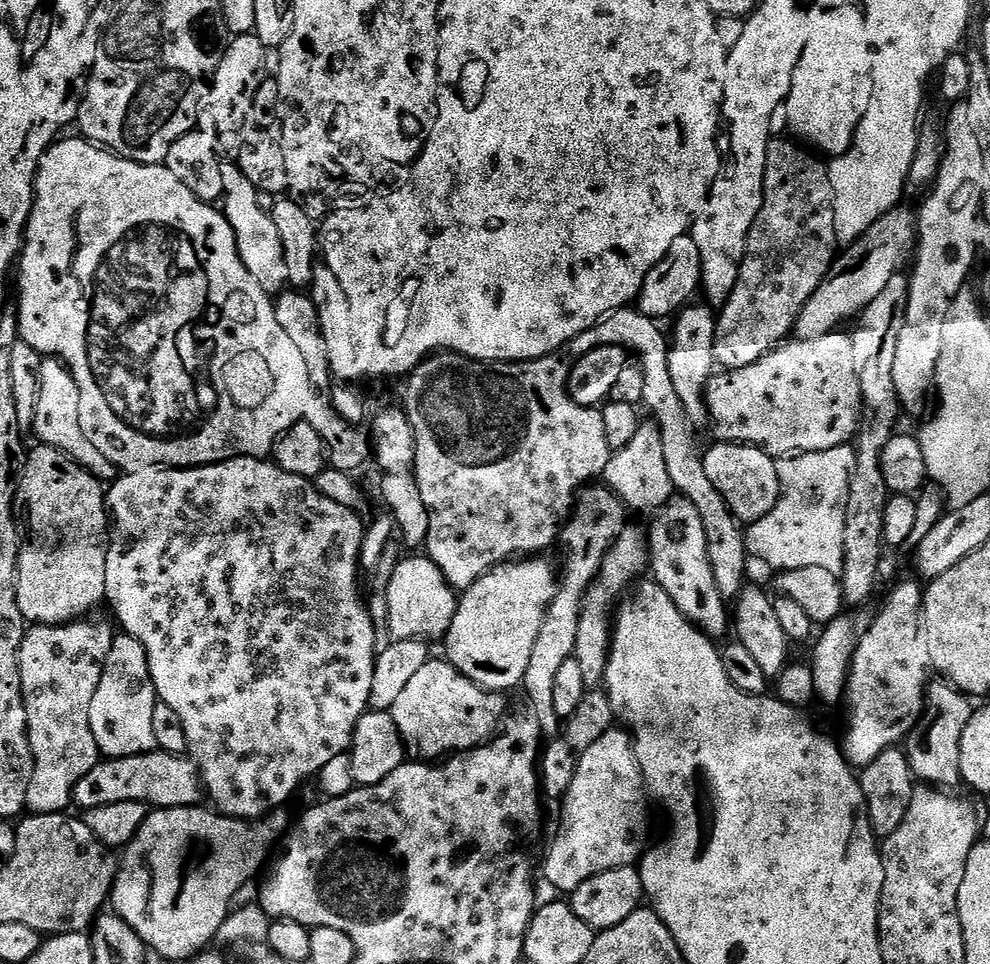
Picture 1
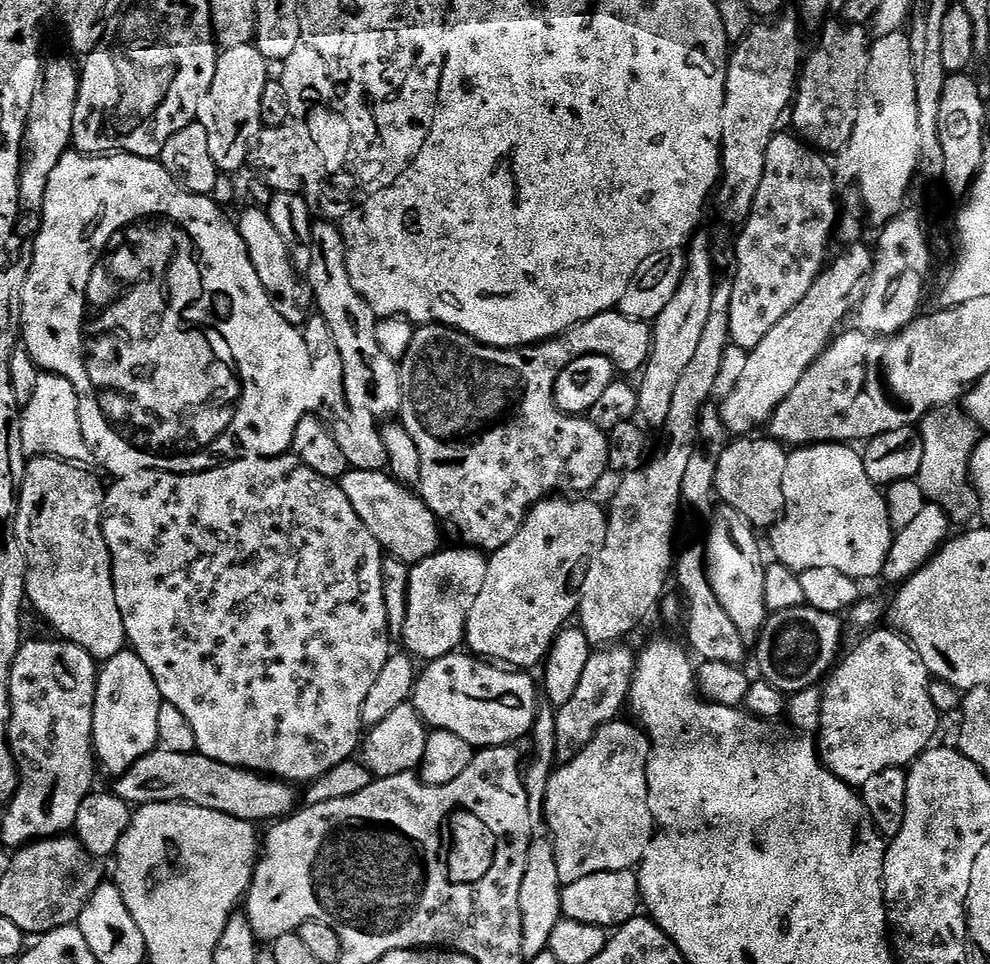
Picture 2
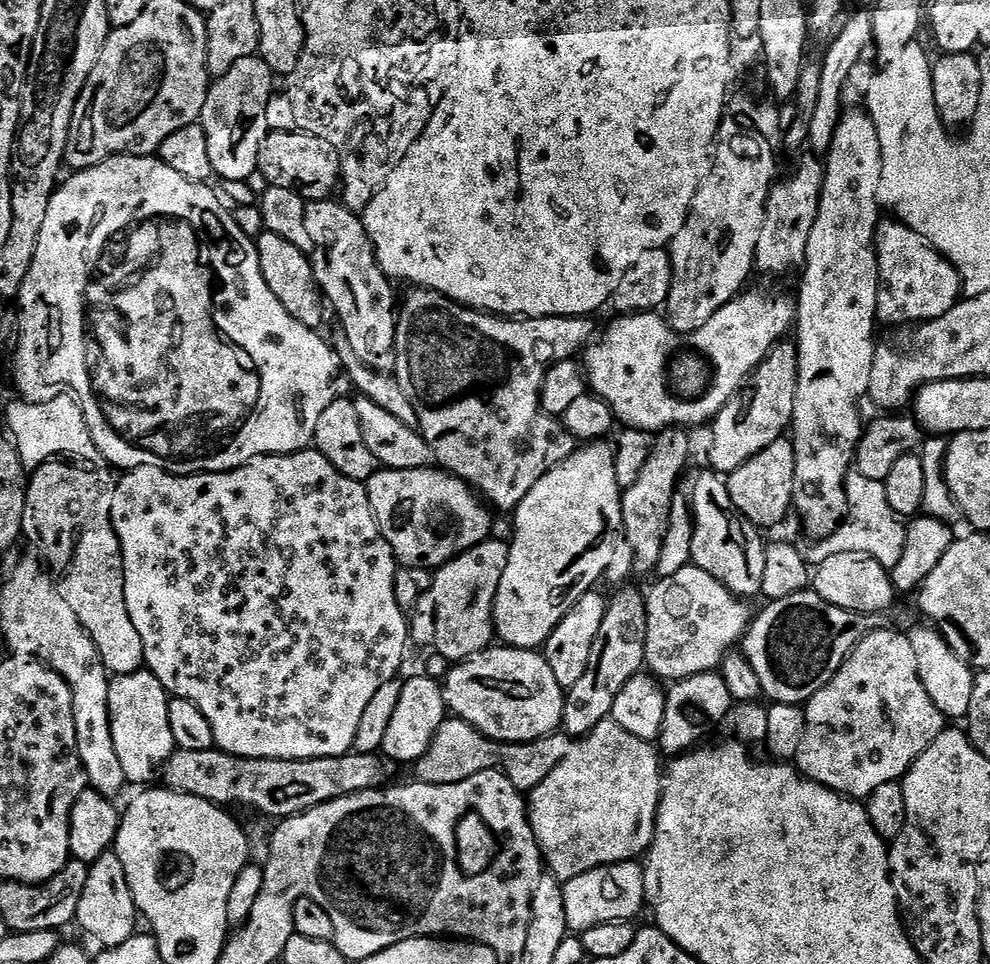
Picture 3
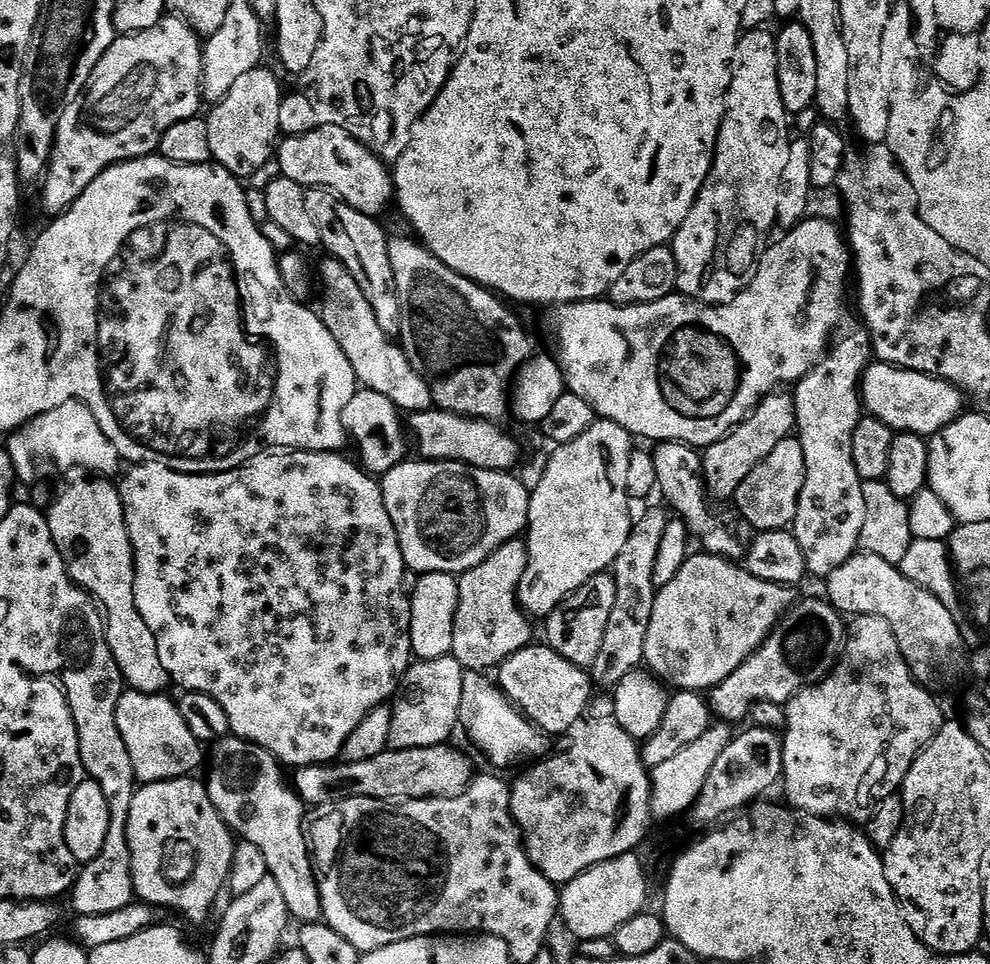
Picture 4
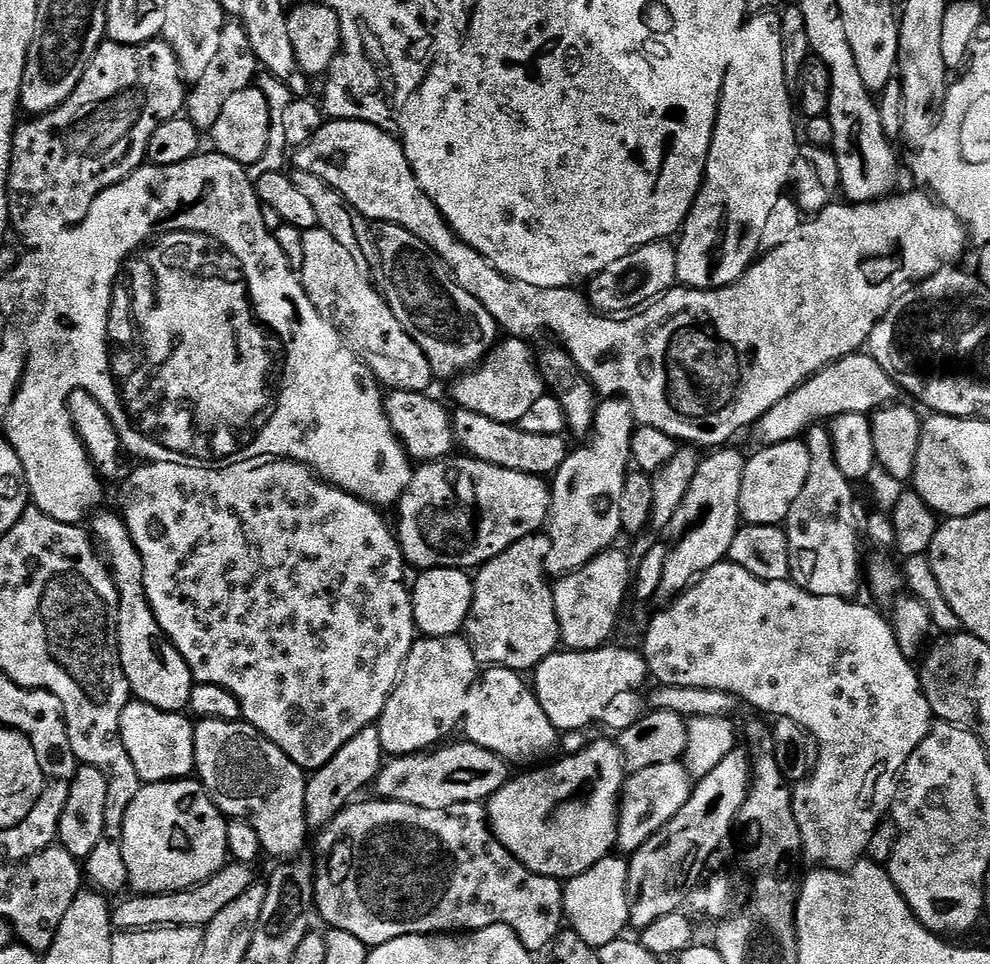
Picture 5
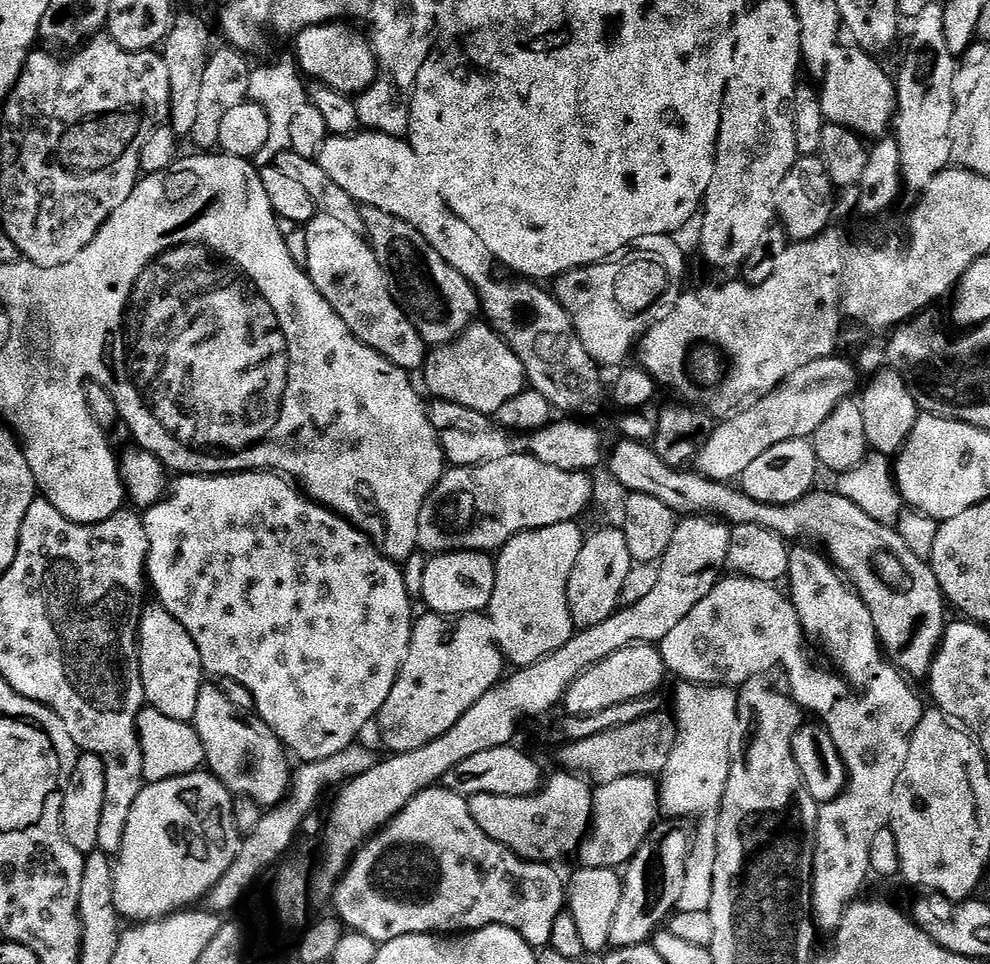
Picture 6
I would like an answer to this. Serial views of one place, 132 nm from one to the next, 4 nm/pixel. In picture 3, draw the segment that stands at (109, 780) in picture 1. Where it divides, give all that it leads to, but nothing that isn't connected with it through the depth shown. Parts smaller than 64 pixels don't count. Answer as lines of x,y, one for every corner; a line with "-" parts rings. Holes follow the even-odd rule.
177,750
163,766
162,784
171,792
189,792
191,796
208,800
212,804
221,806
241,804
244,808
257,808
268,816
283,818
296,816
300,812
308,812
326,802
355,792
371,792
379,789
385,783
384,768
380,765
379,759
381,760
379,755
358,751
353,751
346,756
314,758
313,760
243,760
241,756
232,756
229,752
219,750
190,750
189,752

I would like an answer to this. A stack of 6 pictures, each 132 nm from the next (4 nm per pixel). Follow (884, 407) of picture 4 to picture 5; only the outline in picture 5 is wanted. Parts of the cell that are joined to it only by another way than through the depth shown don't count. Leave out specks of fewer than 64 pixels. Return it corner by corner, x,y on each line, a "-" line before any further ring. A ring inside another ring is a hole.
853,354
826,365
821,372
816,372
810,379
798,385
793,392
786,394
786,398
782,398
782,402
778,402
778,406
766,410
766,414
762,414
762,418
756,421
754,433
756,432
757,438
761,440
759,443
764,446
781,444
787,440
798,440
807,433
809,428
819,425
821,422
831,421
834,416
871,414
876,409
893,403
897,399
896,395
898,395
896,382
890,378
890,374
886,374
886,370
882,370
882,366
878,366
878,362
874,362
872,356

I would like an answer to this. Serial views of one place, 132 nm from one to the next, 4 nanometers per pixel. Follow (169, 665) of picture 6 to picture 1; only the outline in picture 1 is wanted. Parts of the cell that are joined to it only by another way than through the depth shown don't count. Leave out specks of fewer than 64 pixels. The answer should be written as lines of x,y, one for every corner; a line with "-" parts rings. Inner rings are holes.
47,446
37,449
37,452
27,453
16,495
18,527
22,537
18,558
18,610
22,610
25,621
32,626
71,624
87,617
84,616
87,612
105,603
106,554
110,531
106,488
63,452

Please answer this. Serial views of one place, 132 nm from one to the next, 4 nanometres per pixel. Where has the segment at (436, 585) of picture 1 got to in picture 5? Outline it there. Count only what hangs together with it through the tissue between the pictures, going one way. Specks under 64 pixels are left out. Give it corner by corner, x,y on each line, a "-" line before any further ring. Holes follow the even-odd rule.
547,535
527,536
480,565
475,573
473,602
462,632
481,666
496,665
527,674
561,647
553,585
546,567
551,548

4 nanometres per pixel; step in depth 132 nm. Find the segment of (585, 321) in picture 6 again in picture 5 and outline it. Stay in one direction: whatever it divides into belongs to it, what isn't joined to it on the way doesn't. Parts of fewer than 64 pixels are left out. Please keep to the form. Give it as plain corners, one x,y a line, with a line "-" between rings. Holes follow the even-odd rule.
657,242
634,249
626,258
618,258
614,266
606,266
606,270
591,277
586,295
597,313
628,314
653,303
676,283
676,249
671,243

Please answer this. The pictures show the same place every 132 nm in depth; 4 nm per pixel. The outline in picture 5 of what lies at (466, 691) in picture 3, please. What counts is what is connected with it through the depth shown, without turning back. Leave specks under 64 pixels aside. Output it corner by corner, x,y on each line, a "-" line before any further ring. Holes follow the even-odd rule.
605,646
589,652
557,650
534,669
534,691
550,722
561,733
576,732
587,724
600,722
603,711
618,694
642,689
649,679
643,651

